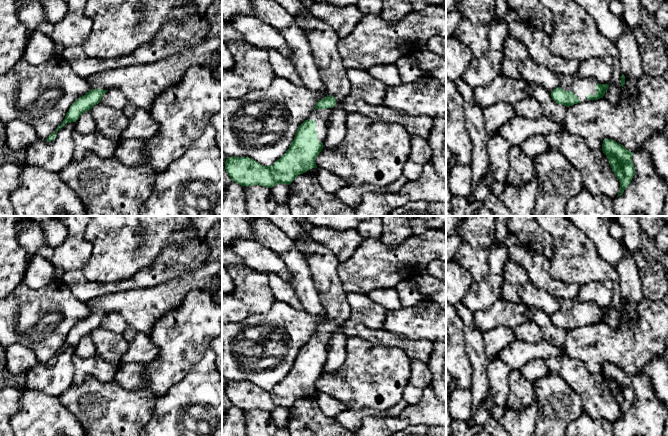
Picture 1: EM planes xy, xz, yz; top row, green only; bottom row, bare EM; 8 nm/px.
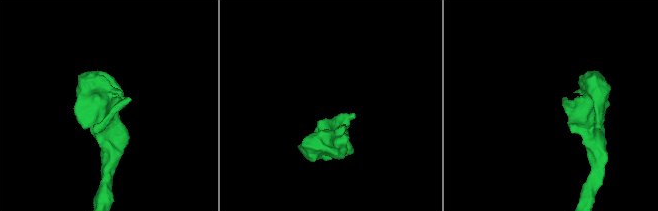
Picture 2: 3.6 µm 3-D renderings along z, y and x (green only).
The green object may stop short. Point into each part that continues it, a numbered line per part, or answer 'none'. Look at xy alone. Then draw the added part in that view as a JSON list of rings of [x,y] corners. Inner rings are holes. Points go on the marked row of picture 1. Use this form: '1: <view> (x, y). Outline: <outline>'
1: xy (142, 84). Outline: [[[215,0],[206,10],[205,16],[210,28],[206,36],[195,46],[186,45],[181,52],[154,63],[113,68],[94,74],[87,78],[91,89],[117,88],[128,102],[150,112],[154,101],[177,82],[192,65],[205,65],[216,69],[222,62],[222,52],[219,51],[222,47],[222,0]]]

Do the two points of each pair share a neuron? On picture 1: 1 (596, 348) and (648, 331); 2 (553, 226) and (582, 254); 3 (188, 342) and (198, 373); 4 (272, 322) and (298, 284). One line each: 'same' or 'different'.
1: same
2: same
3: different
4: different

